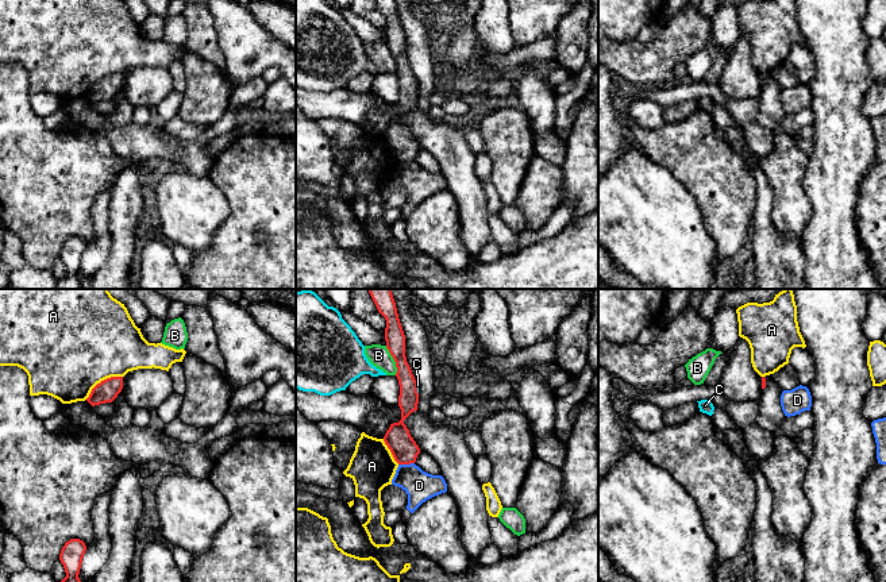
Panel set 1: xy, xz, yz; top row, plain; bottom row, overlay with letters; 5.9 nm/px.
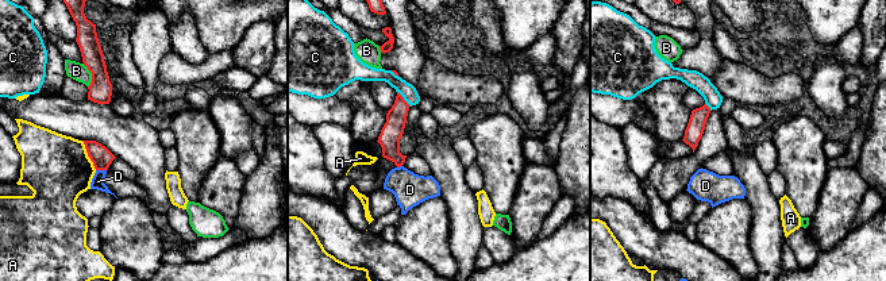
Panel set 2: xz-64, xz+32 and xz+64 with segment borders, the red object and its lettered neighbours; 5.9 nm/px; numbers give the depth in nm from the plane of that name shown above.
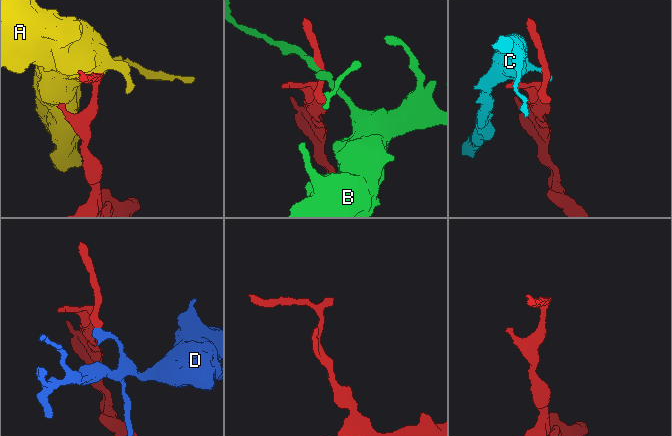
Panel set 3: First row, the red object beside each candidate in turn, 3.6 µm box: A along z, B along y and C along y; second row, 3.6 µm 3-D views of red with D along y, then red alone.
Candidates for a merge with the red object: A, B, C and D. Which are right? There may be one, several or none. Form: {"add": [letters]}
{"add": []}

